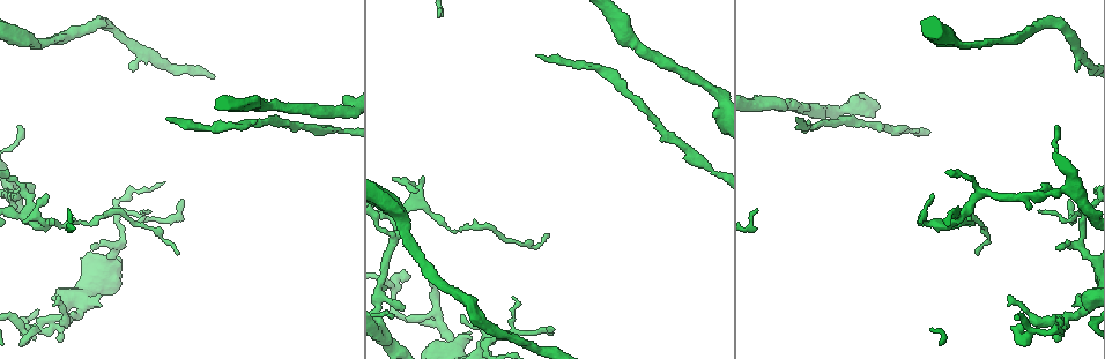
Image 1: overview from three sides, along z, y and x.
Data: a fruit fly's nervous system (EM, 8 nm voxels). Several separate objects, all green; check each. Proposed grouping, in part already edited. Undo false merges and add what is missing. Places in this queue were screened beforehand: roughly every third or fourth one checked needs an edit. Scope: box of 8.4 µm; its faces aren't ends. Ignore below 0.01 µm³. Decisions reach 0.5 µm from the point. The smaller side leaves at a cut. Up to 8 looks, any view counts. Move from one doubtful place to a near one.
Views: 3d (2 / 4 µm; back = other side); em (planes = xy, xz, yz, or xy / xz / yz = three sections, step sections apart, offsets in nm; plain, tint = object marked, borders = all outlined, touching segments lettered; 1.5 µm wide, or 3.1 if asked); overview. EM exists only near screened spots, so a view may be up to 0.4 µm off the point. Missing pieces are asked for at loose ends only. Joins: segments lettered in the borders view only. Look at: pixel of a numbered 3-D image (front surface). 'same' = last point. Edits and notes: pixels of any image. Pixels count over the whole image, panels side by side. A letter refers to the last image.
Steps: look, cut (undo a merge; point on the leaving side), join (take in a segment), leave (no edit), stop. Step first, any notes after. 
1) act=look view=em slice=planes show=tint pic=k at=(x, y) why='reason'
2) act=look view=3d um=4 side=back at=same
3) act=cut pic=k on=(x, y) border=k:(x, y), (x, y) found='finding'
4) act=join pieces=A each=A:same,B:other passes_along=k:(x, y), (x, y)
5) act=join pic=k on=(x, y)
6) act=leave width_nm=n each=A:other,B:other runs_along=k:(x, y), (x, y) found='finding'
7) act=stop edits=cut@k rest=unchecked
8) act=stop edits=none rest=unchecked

act=look view=em slice=planes show=tint pic=1 at=(69, 314) why='a fork'

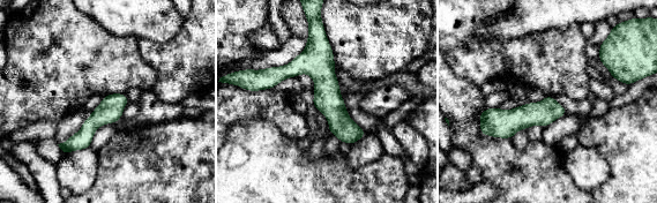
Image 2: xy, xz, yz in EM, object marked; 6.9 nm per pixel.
act=look view=em slice=planes show=borders at=same why='what lies round it'

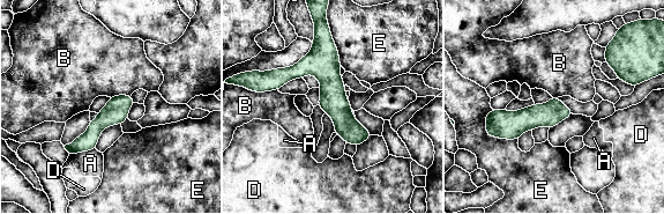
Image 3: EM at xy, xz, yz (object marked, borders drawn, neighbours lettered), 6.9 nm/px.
act=leave longest_contact=E:300nm each=A:other,B:other,D:other,E:other runs_along=3:(326, 35), (333, 100), (357, 142) found='all the same cell'

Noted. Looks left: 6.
act=look view=em slice=xy step=4 show=tint pic=1 at=(180, 200) why='an open end'

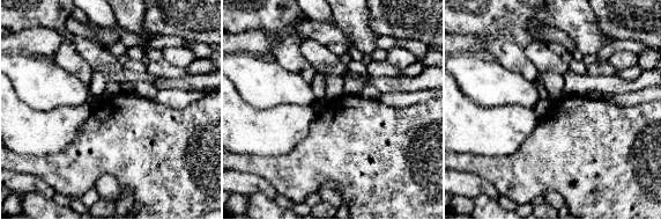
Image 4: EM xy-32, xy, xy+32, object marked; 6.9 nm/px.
act=look view=em slice=planes show=borders at=same why='another direction'

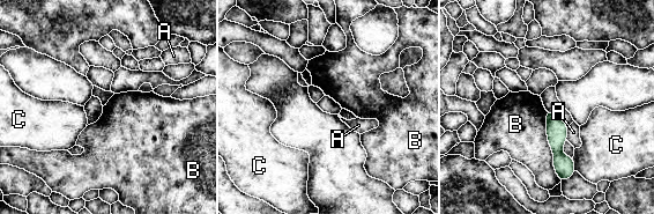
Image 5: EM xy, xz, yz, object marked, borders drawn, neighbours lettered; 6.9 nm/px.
act=leave longest_contact=B:500nm each=A:other,B:other,C:other runs_along=5:(549, 113), (556, 128), (562, 178) found='none of them fits'

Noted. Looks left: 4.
act=look view=3d um=2 side=back pic=1 at=(407, 232) why='a narrow waist'

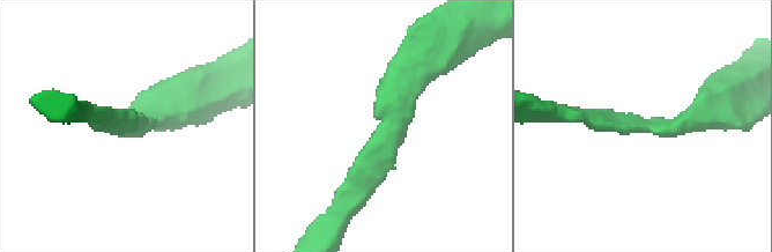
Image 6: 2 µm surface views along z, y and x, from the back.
act=look view=em slice=yz step=4 show=tint pic=6 at=(645, 125)

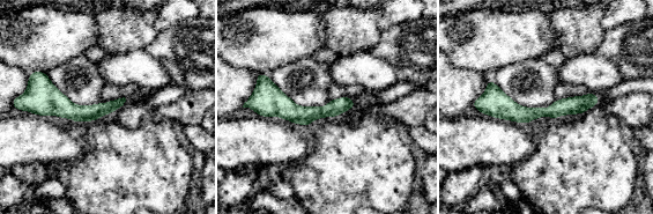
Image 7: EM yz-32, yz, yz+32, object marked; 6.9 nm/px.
act=look view=em slice=planes show=borders at=same

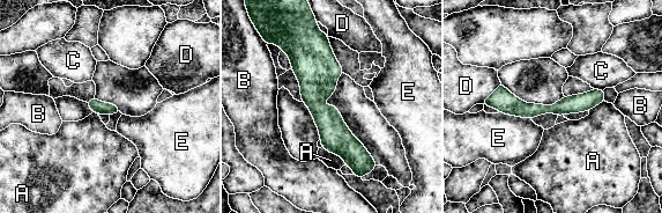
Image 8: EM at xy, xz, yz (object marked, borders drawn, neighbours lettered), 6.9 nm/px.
act=leave each=A:other,B:other,C:other,D:other,E:other runs_along=8:(319, 38), (318, 109), (356, 171) found='one cell here'

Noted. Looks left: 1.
act=stop edits=none rest=unchecked

